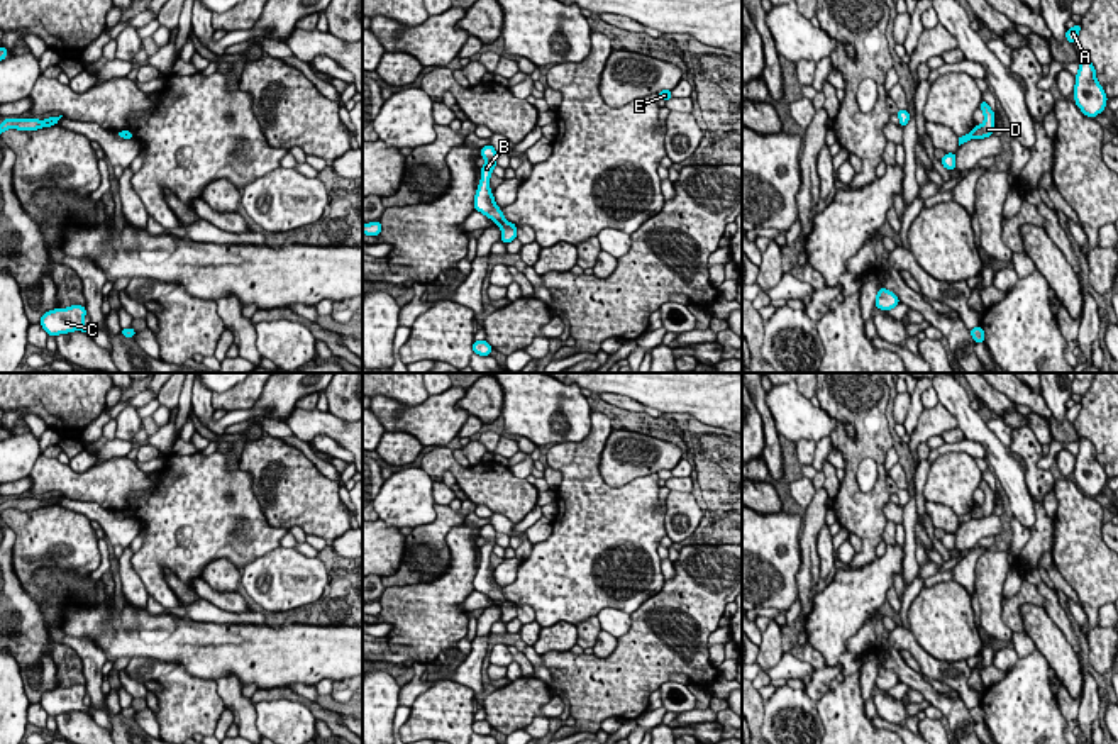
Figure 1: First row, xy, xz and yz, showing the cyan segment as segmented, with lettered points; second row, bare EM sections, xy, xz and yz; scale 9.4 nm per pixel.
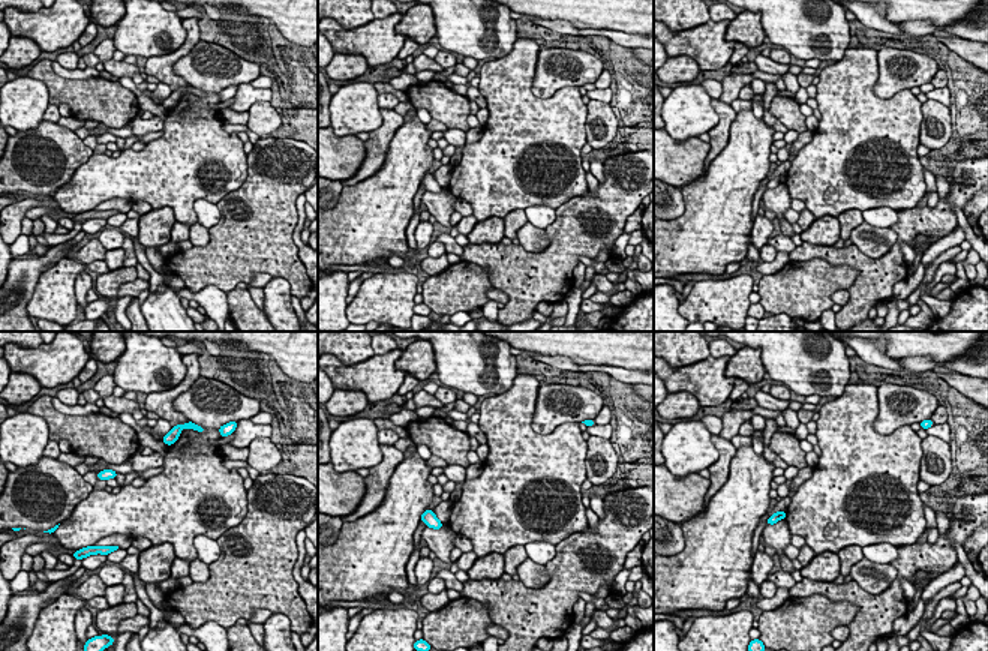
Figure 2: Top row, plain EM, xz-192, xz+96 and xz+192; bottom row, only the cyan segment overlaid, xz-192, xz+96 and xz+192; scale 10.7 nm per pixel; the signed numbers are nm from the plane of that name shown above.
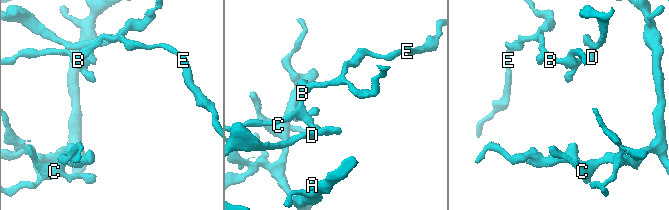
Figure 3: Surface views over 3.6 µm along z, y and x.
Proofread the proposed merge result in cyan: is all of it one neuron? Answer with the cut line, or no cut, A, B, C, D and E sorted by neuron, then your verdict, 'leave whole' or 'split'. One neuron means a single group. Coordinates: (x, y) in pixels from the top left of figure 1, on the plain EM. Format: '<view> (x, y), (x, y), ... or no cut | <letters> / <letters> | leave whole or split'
xz (505, 600), (500, 605) | A B C E / D | split

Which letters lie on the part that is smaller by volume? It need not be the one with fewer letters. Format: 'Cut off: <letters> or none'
Cut off: D

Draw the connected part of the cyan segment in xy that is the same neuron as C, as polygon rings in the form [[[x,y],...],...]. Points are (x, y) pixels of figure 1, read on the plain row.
[[[73,685],[68,688],[58,686],[51,691],[42,693],[41,705],[51,717],[73,710],[83,710],[93,717],[90,708],[83,703],[85,695],[86,688],[83,685]]]

